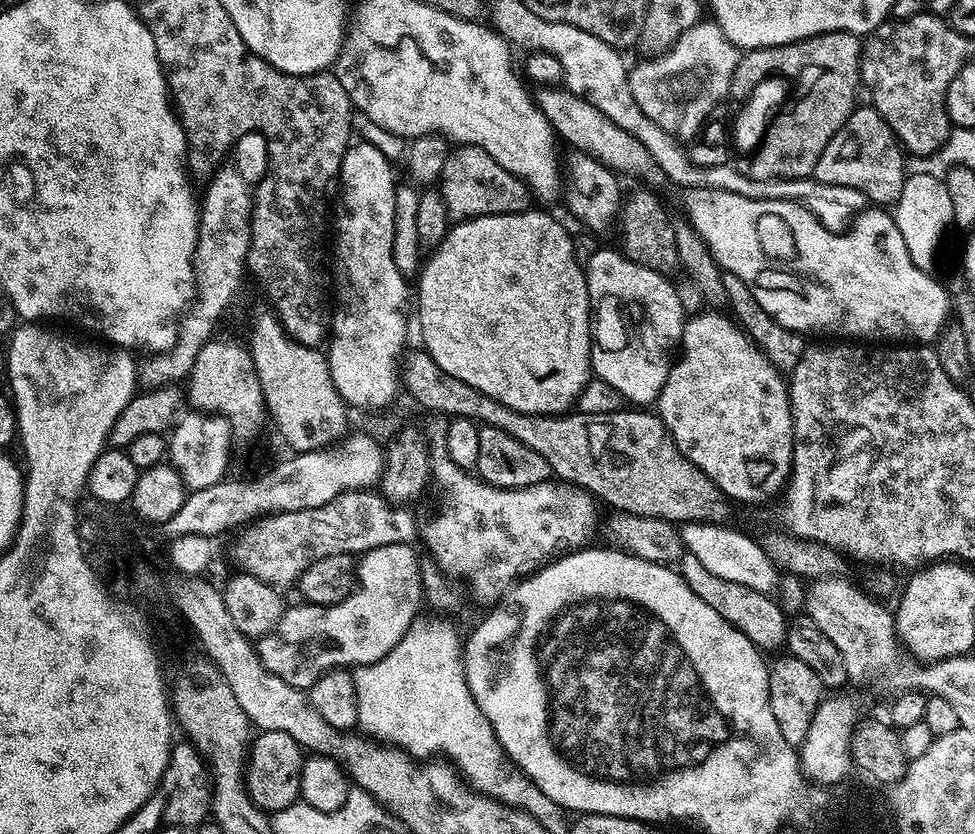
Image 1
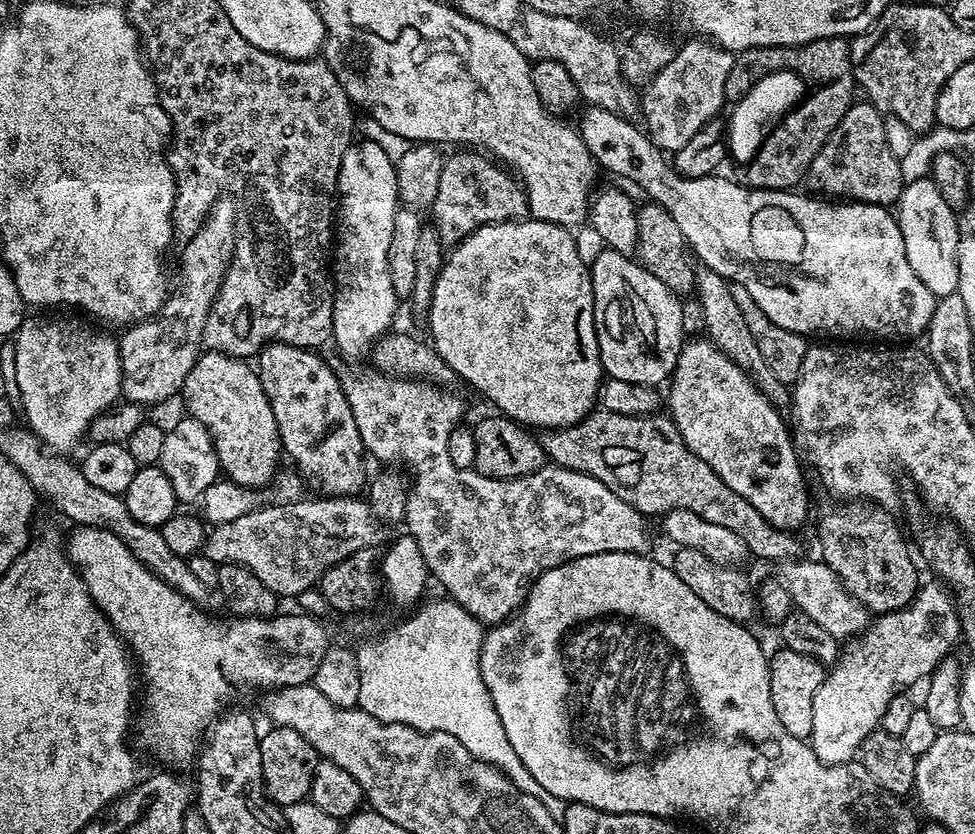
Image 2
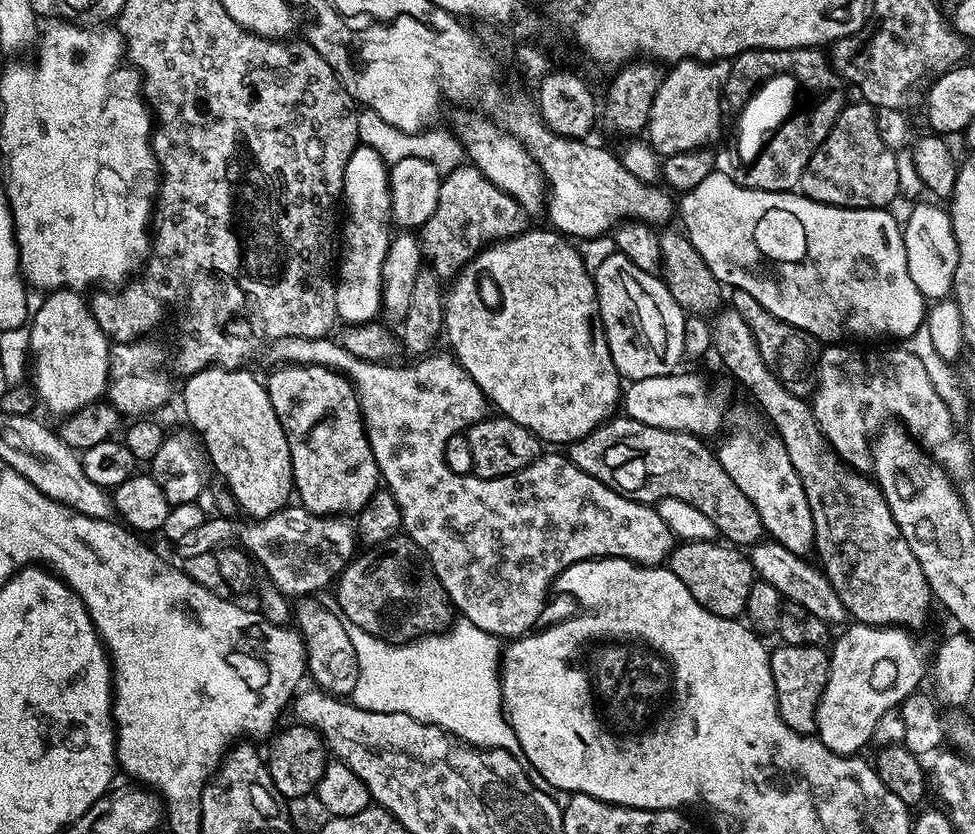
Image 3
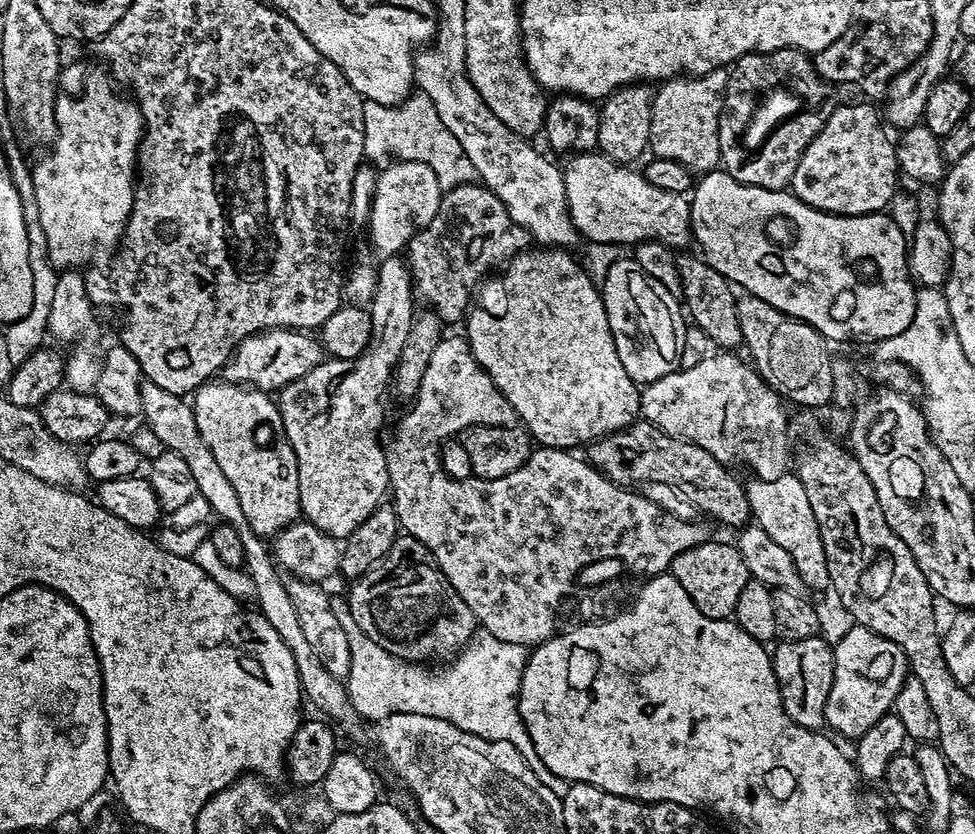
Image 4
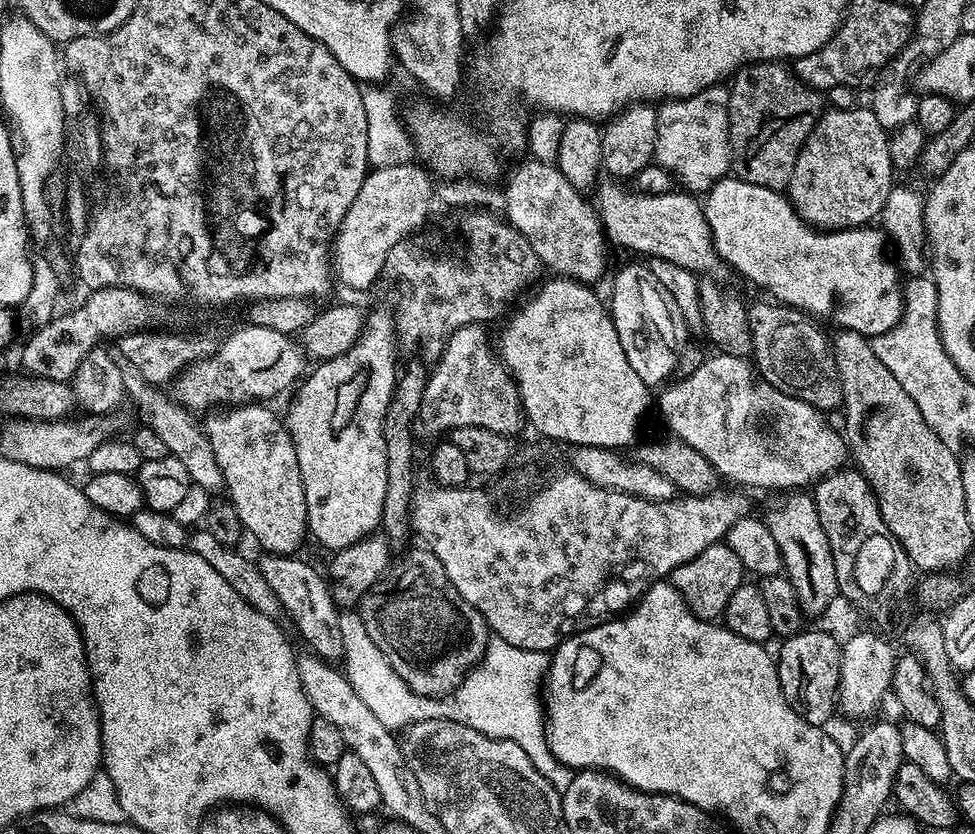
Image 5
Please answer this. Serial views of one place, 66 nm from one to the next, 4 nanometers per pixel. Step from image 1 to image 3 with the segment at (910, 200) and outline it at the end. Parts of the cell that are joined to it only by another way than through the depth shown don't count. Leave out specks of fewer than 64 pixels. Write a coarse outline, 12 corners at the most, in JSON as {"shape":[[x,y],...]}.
{"shape":[[918,203],[903,223],[907,269],[926,300],[951,295],[951,213]]}

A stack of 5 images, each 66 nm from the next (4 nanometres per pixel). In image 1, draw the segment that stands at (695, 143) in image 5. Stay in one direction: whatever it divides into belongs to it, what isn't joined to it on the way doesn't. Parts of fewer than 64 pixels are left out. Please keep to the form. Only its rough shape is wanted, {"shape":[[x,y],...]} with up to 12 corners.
{"shape":[[714,22],[641,59],[642,114],[691,141],[726,100],[741,53]]}

